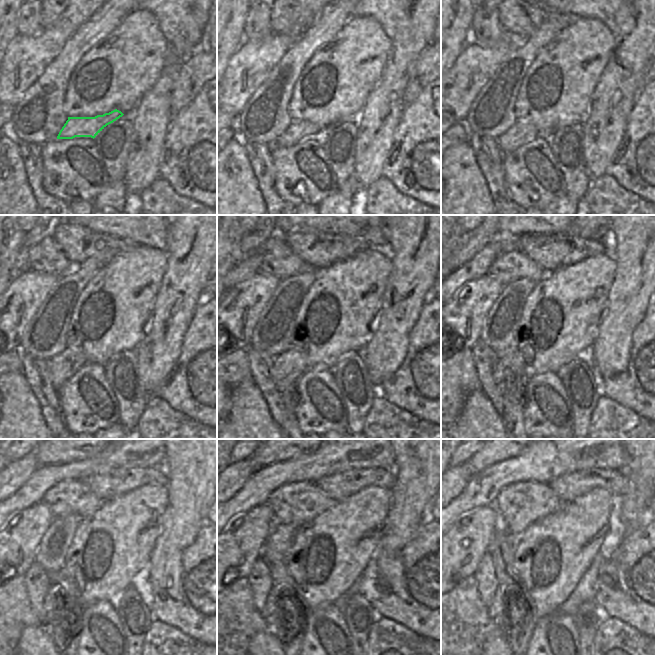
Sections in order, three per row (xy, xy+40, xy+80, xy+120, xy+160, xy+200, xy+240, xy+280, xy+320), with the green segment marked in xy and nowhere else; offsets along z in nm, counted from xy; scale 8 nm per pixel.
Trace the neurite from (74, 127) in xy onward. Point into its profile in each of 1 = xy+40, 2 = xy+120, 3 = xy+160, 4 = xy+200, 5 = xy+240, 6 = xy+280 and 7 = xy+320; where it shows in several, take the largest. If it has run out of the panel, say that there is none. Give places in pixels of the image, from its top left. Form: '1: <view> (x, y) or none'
1: xy+40 (297, 131)
2: xy+120 (63, 365)
3: xy+160 (289, 366)
4: xy+200 (511, 367)
5: xy+240 (58, 604)
6: xy+280 (281, 609)
7: xy+320 (501, 611)

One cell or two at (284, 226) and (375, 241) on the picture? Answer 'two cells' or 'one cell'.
one cell

